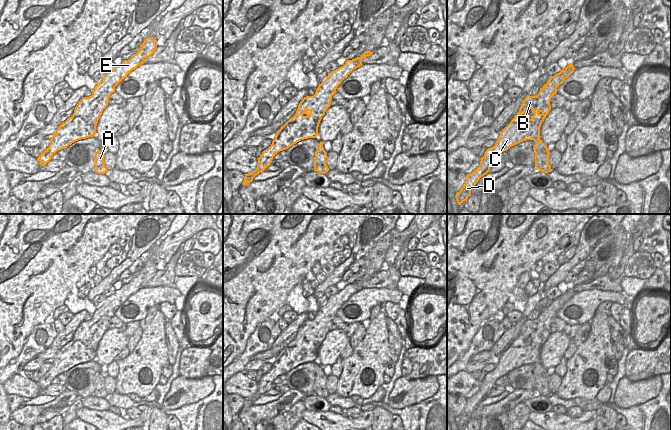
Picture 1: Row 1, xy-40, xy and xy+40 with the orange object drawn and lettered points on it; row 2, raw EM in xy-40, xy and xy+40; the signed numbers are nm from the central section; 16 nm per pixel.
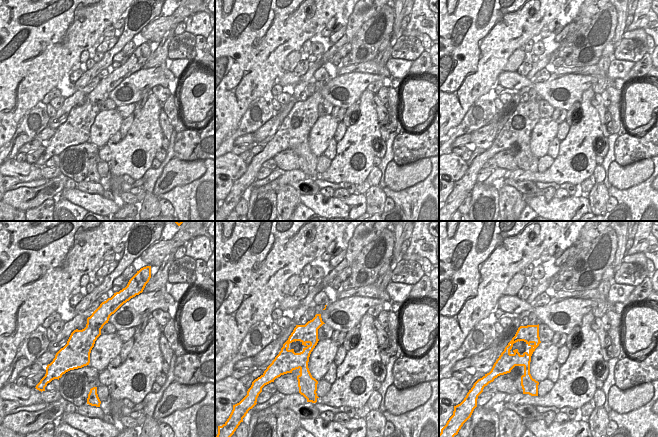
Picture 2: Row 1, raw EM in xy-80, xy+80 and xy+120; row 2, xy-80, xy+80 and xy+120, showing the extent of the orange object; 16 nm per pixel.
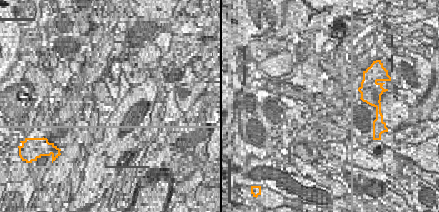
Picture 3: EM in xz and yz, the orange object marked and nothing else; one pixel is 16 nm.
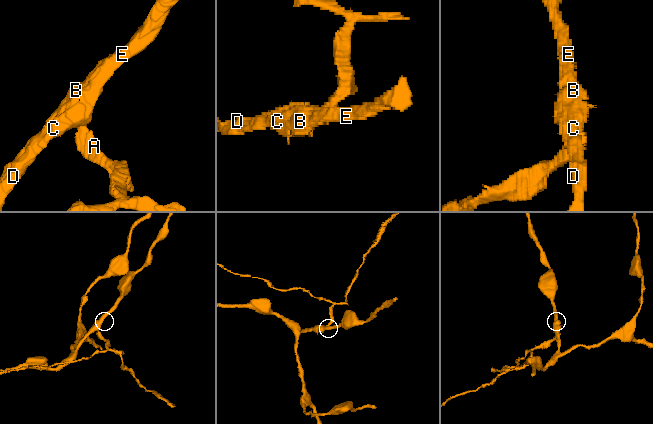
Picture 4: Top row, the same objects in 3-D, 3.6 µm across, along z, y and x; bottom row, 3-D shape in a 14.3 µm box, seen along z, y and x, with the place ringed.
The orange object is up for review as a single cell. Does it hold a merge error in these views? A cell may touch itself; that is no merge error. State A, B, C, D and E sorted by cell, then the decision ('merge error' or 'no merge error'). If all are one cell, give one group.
A / B C D E; merge error

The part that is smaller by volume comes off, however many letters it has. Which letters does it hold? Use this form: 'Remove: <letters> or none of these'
Remove: A

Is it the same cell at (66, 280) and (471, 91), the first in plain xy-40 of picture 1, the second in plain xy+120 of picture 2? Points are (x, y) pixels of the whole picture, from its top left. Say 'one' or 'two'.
one

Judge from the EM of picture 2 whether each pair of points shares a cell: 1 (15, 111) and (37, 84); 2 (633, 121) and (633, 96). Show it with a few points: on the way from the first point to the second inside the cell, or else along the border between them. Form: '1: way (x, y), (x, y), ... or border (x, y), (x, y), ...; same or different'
1: way (17, 104), (30, 91); same
2: way (635, 115), (635, 102); same

